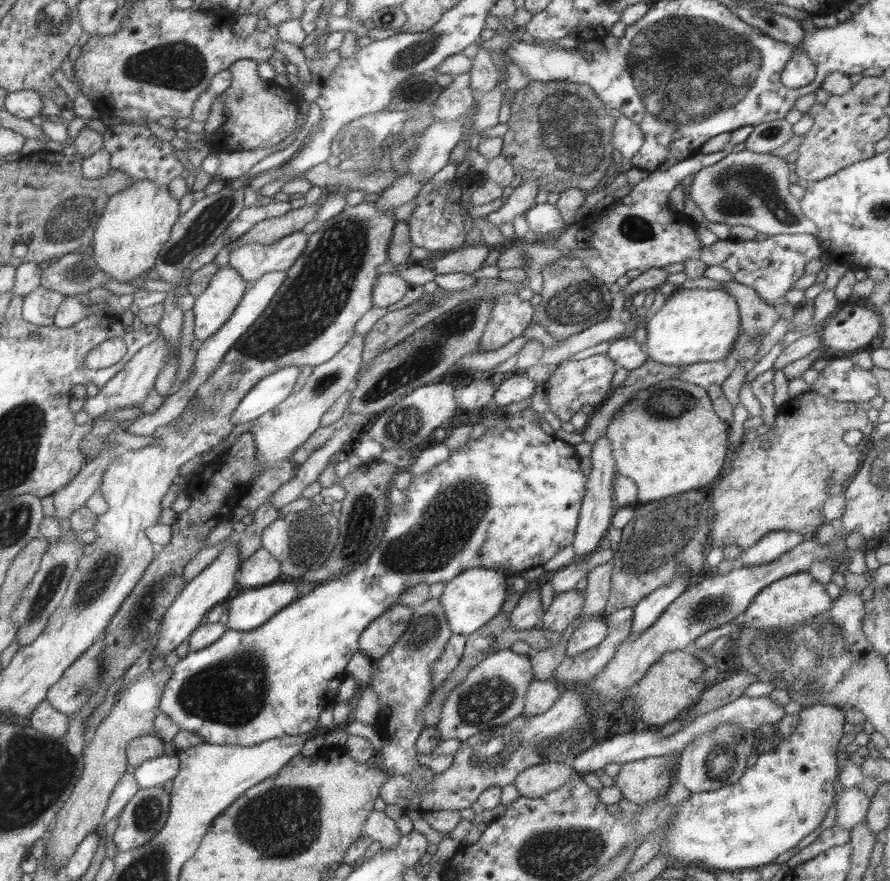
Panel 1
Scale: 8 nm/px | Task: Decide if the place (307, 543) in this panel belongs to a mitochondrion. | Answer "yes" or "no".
yes

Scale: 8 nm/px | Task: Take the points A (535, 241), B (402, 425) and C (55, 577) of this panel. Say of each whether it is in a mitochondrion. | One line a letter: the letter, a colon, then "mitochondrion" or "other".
A: other
B: mitochondrion
C: mitochondrion

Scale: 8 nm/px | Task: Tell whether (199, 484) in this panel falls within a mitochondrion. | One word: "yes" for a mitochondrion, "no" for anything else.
no

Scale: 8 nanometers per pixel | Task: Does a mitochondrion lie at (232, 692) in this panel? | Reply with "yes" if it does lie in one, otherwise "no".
yes

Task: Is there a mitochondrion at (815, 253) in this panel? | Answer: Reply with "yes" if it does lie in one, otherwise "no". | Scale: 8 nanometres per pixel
no

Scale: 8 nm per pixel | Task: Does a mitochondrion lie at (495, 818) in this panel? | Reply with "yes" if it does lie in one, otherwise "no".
no

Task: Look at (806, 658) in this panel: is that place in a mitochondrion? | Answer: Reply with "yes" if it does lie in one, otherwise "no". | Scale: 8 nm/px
yes

